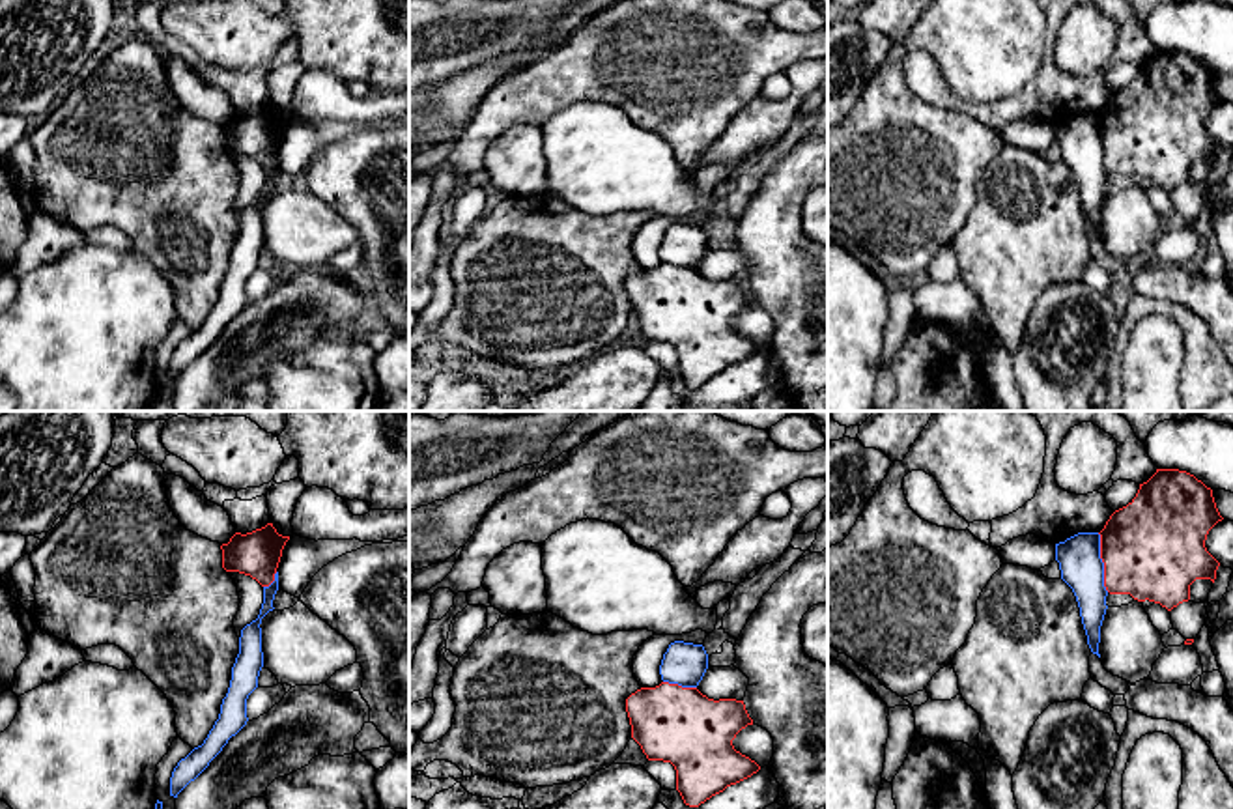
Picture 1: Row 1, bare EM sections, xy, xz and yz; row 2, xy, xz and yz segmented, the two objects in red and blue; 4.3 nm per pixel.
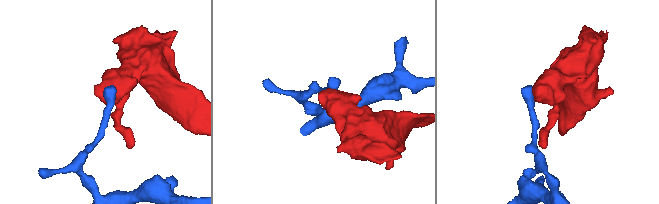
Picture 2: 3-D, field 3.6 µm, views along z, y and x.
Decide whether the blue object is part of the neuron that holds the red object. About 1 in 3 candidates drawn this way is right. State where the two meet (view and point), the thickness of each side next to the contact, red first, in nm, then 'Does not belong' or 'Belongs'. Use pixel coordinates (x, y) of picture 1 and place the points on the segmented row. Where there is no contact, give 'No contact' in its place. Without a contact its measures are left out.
Touches red at yz (1103, 561). Thickness 440 nm (red) against 190 nm. Does not belong

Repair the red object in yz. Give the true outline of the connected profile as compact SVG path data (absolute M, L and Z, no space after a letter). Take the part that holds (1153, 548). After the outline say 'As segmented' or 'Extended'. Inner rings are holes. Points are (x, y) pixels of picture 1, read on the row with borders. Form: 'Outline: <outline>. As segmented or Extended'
Outline: M1156 469L1136 497L1115 510L1100 534L1104 587L1110 594L1130 594L1138 602L1155 602L1171 611L1190 600L1196 579L1214 583L1220 562L1207 551L1209 531L1222 521L1212 490L1179 469Z. As segmented

